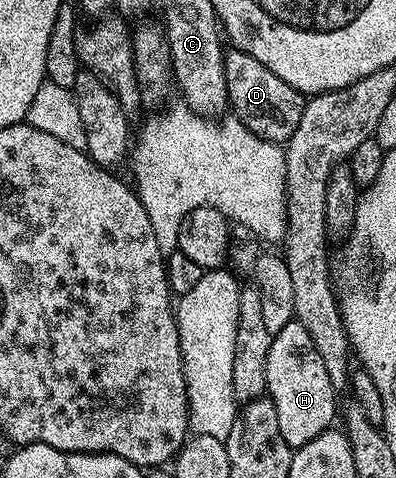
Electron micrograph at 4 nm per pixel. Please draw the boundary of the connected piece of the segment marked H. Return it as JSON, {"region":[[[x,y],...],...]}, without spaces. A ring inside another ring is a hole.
{"region":[[[293,321],[282,328],[282,332],[272,335],[270,352],[266,356],[266,394],[272,399],[278,412],[278,429],[286,439],[286,444],[293,448],[302,444],[310,444],[314,436],[329,429],[332,422],[337,421],[338,391],[330,384],[330,376],[322,365],[322,356],[318,356],[318,348],[314,348],[314,340],[310,340],[310,332],[302,328],[302,324]]]}

